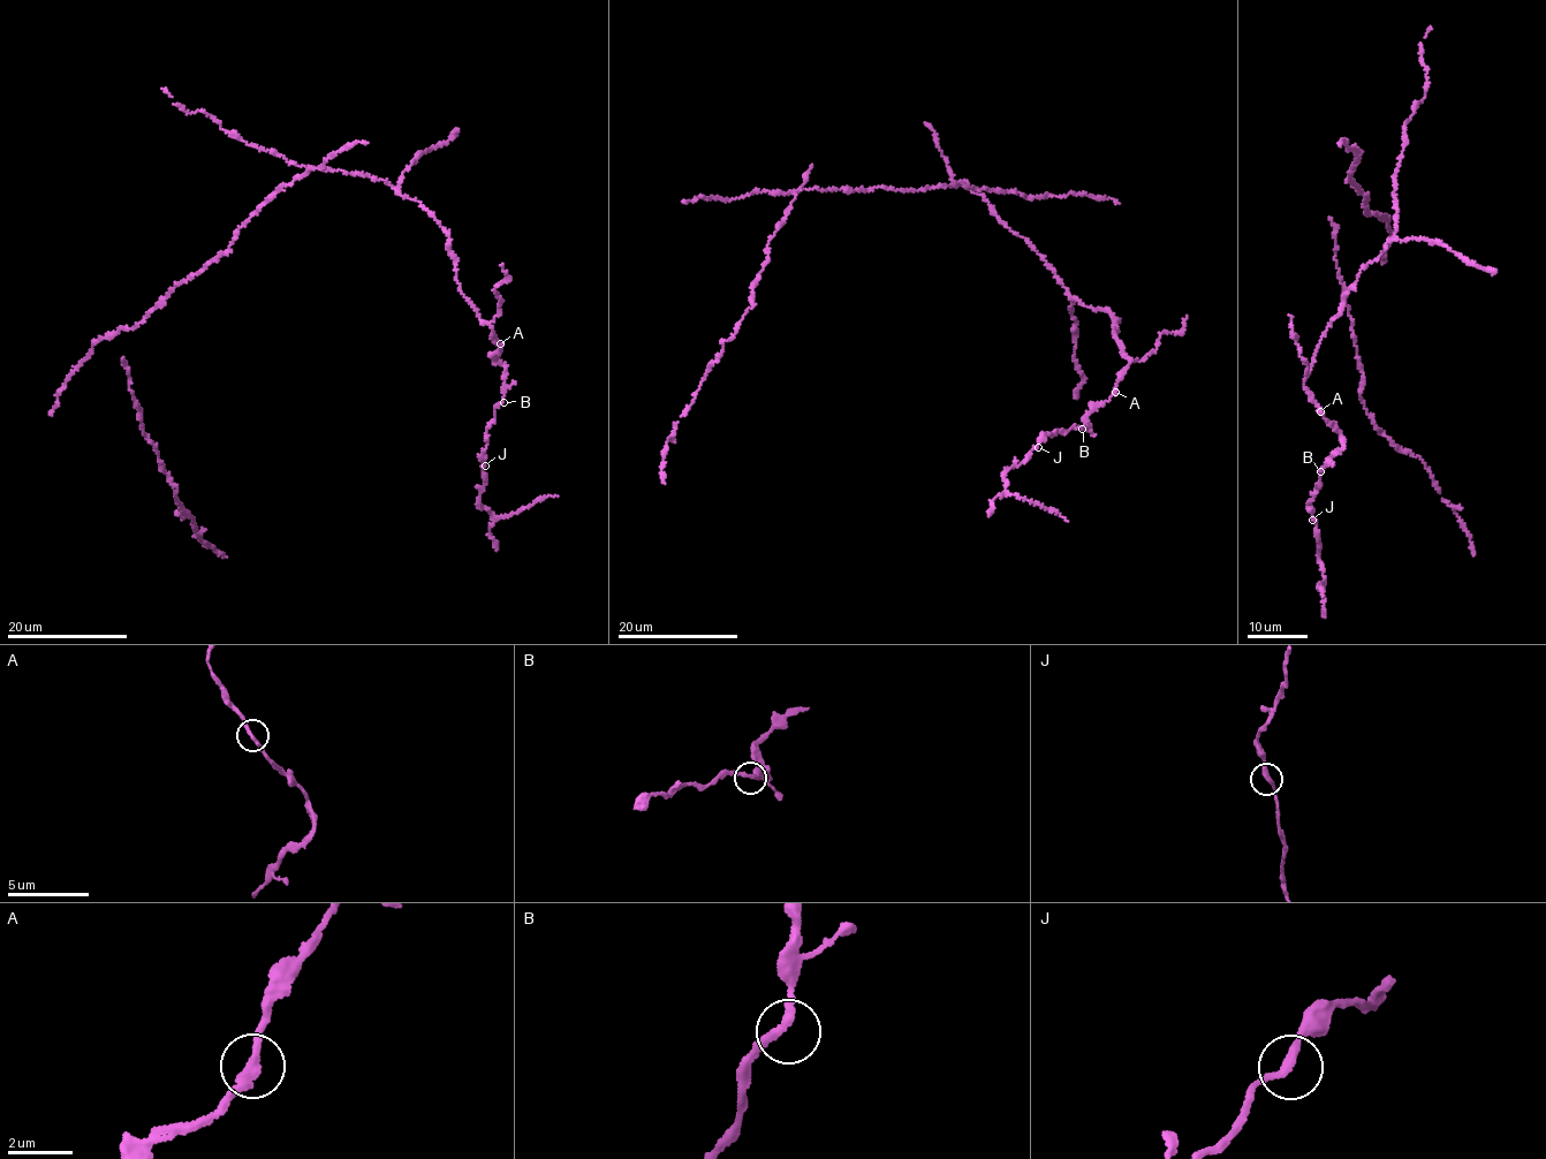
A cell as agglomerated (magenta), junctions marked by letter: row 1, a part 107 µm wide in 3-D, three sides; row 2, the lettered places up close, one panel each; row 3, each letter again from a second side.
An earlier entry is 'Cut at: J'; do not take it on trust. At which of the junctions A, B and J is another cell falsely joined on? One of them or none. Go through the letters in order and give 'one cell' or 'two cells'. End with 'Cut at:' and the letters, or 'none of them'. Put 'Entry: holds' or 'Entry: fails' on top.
Entry: fails
A: one cell
B: one cell
J: one cell
Cut at: none of them

